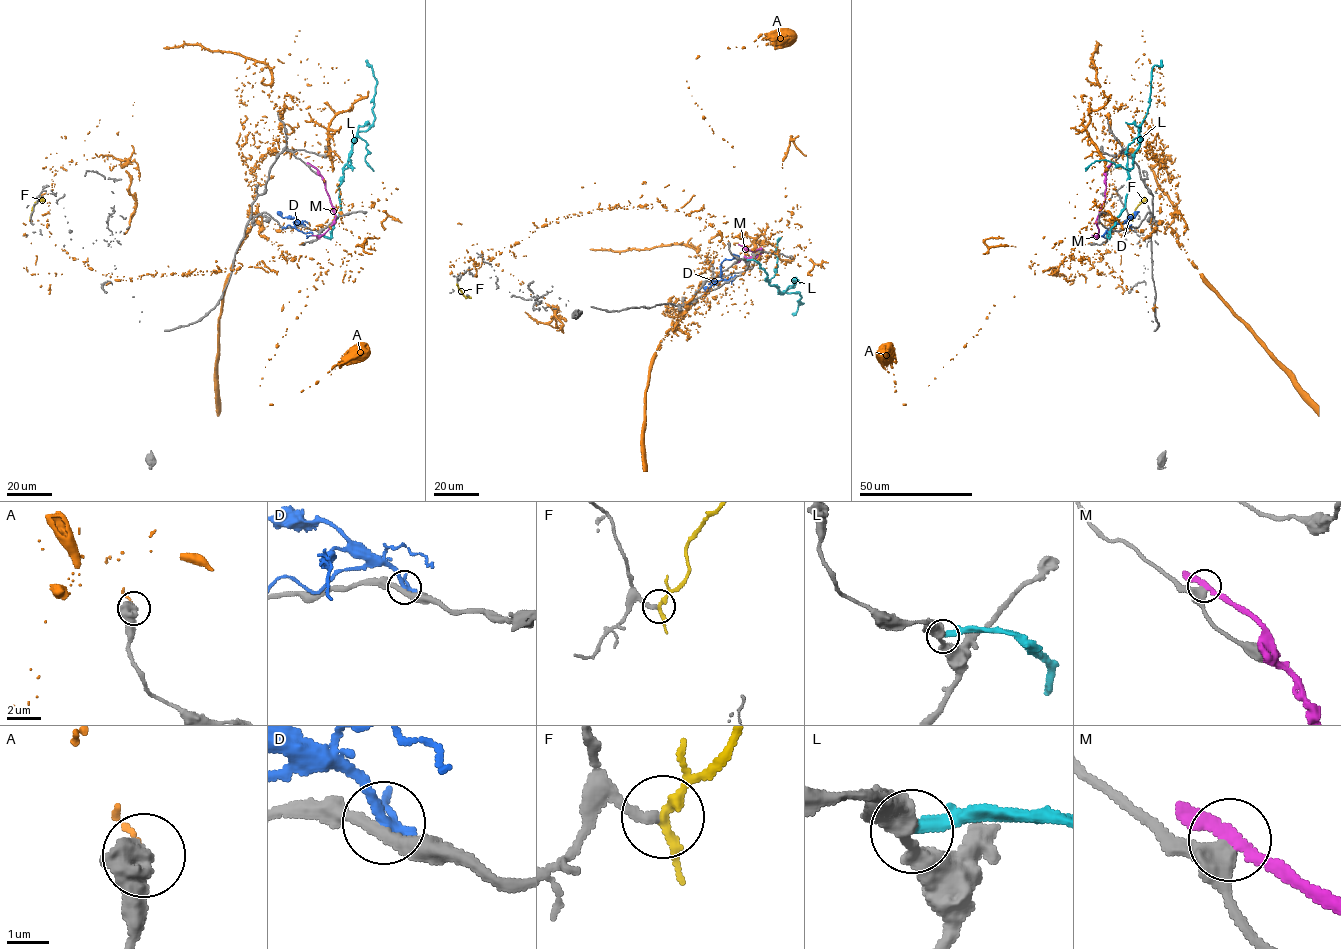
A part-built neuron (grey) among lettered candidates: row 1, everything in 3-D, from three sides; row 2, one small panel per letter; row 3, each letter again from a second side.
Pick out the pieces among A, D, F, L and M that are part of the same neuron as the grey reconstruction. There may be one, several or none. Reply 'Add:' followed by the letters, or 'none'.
Add: F

